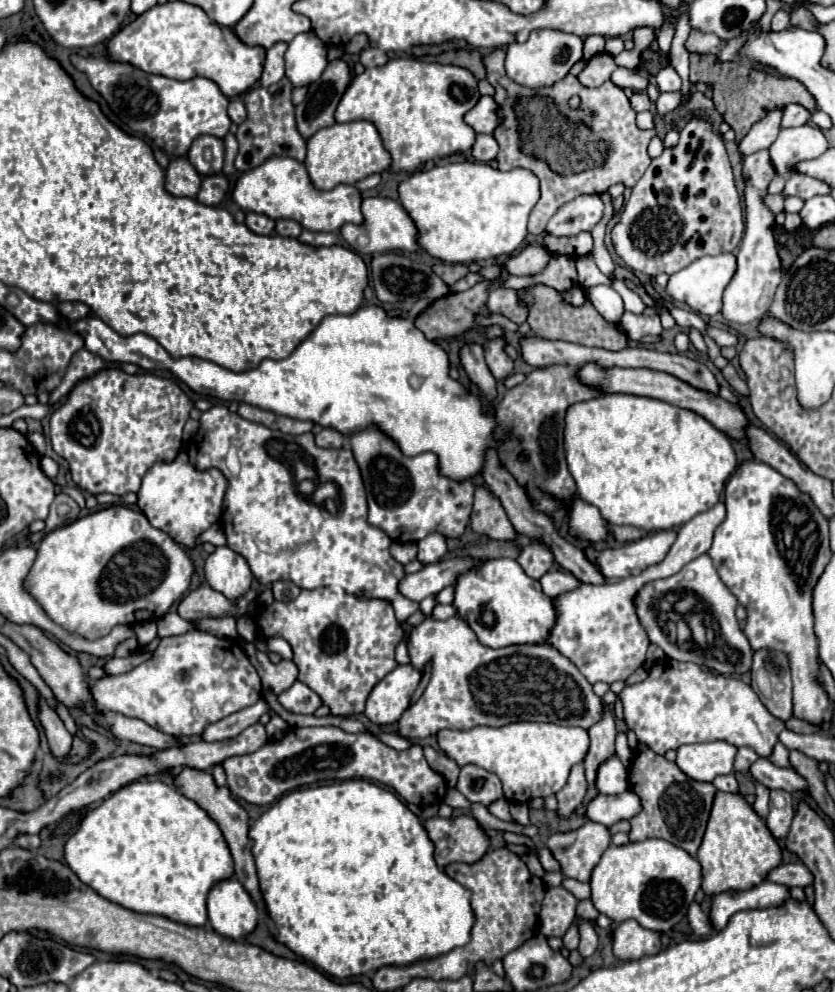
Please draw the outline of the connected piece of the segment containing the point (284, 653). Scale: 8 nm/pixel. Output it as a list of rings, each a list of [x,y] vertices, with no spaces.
[[[272,637],[268,641],[268,649],[278,653],[282,659],[292,659],[292,647],[282,637]]]

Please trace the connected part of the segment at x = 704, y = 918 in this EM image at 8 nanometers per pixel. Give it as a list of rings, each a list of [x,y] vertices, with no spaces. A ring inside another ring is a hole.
[[[696,901],[690,905],[688,921],[690,921],[690,927],[692,927],[692,931],[694,931],[696,937],[708,937],[708,935],[714,933],[712,923],[708,921],[708,915],[702,913],[702,909],[700,909],[700,905]]]

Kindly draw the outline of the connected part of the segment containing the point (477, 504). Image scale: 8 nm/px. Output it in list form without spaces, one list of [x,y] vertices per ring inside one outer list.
[[[478,485],[474,491],[474,509],[470,515],[470,525],[476,533],[488,535],[490,539],[516,539],[516,531],[508,521],[502,503],[484,485]]]

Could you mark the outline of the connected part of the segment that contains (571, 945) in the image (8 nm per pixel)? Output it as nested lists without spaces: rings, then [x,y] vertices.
[[[572,925],[572,927],[566,931],[566,935],[562,937],[562,941],[564,941],[564,947],[566,947],[568,951],[578,949],[578,941],[580,941],[580,935],[578,935],[578,925]]]

